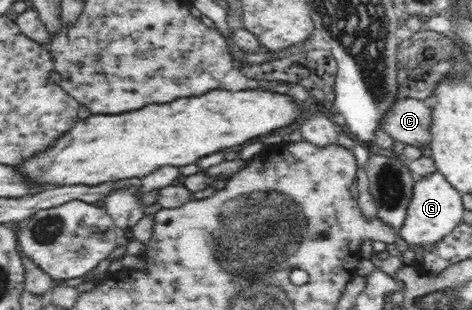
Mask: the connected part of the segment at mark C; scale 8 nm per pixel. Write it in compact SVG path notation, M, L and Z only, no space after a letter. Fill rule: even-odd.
M401 98L383 117L382 129L396 142L417 148L430 146L432 109L412 98Z

